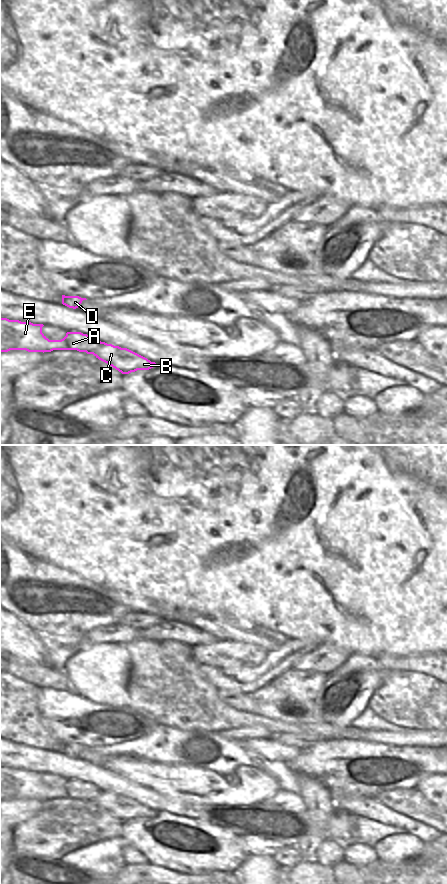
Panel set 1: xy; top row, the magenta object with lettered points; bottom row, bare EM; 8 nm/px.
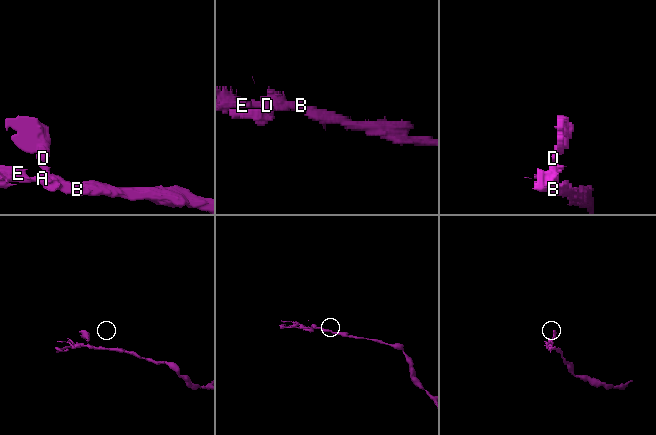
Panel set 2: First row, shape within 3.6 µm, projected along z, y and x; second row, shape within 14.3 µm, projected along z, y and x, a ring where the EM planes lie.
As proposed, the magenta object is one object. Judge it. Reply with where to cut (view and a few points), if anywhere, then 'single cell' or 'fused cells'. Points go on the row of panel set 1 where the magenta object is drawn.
cut in xy along (113, 345), (103, 345), (97, 350), (86, 352); fused cells

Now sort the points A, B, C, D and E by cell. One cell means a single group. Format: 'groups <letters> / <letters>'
groups A D E / B C

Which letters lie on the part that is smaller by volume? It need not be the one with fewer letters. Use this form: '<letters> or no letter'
A, D, E

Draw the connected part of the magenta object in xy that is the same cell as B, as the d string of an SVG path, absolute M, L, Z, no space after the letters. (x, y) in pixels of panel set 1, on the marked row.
M103 346L98 351L91 350L87 354L93 354L99 360L109 364L122 374L129 374L137 370L149 370L156 363L147 358L119 346Z

